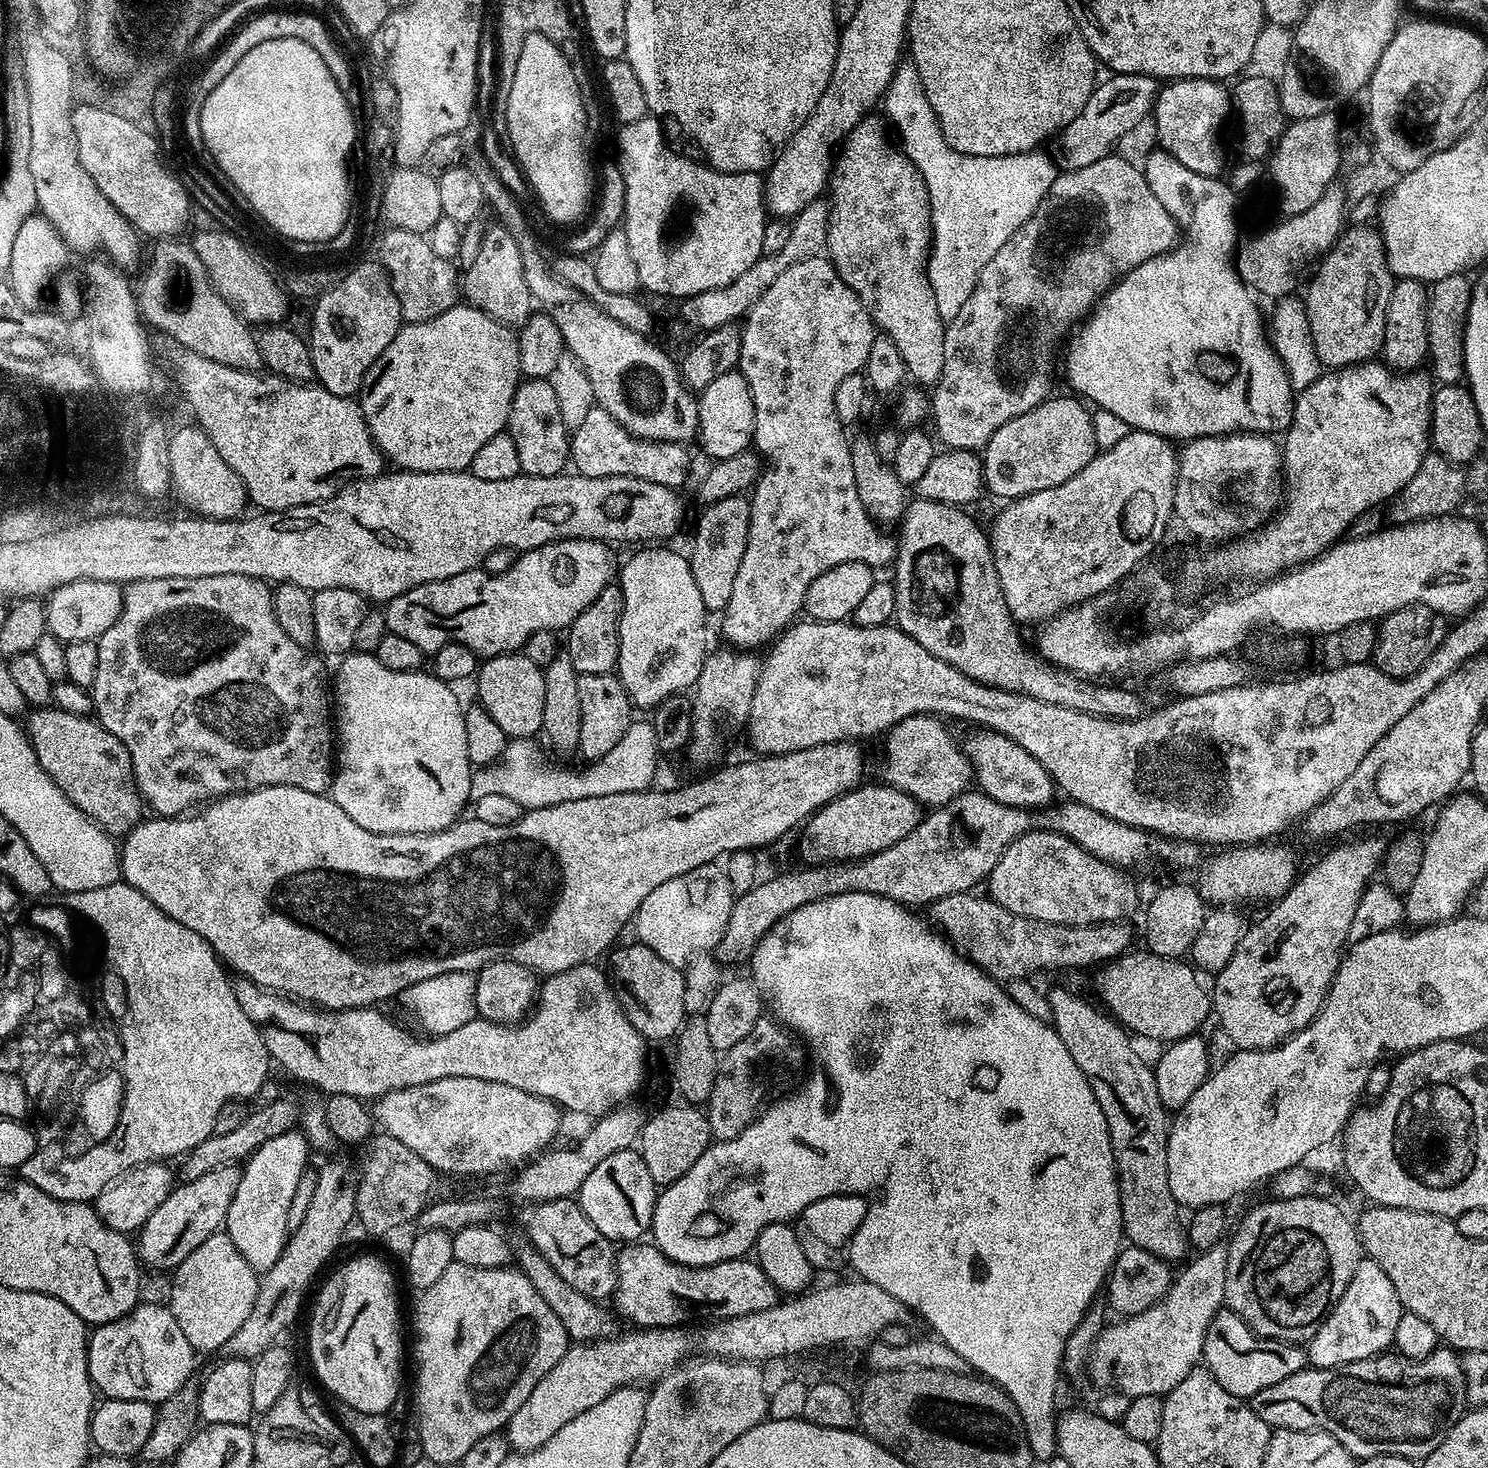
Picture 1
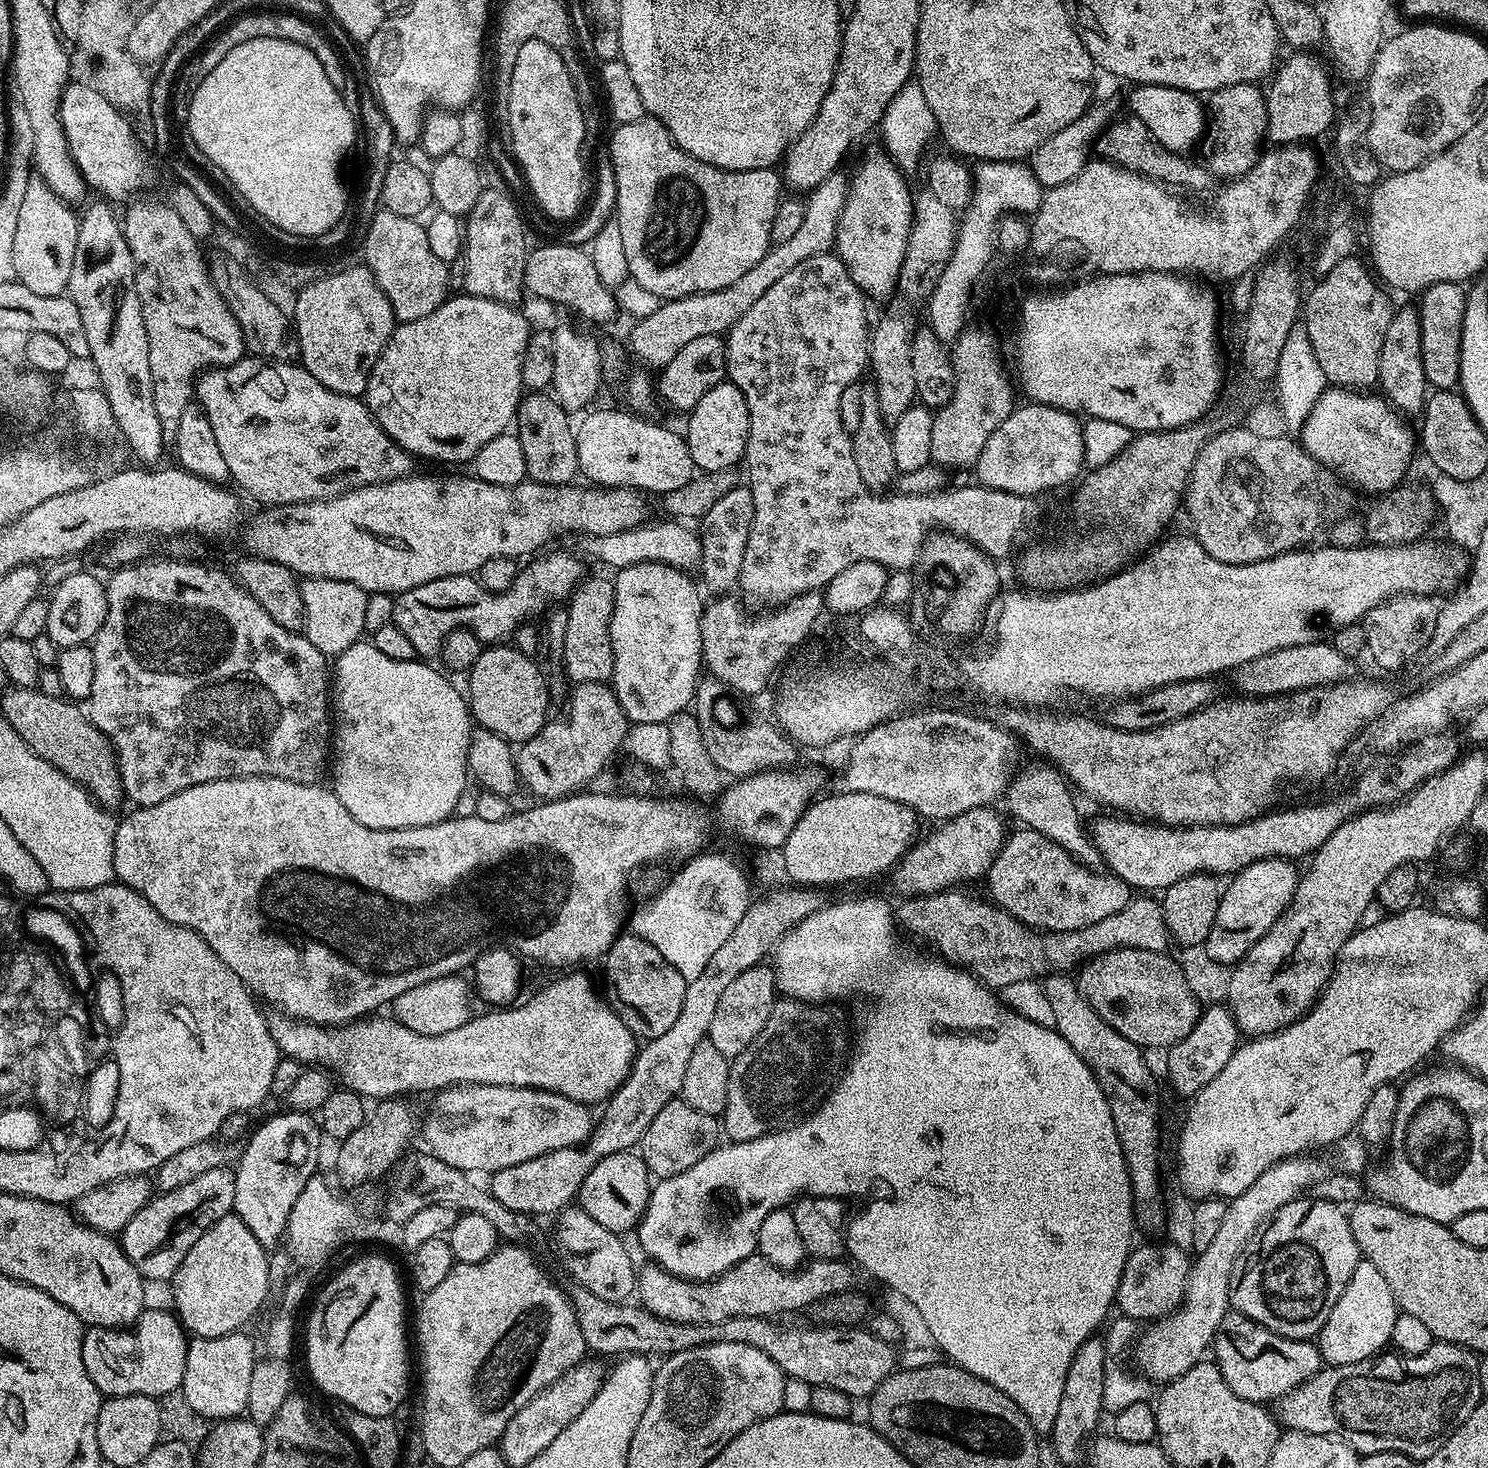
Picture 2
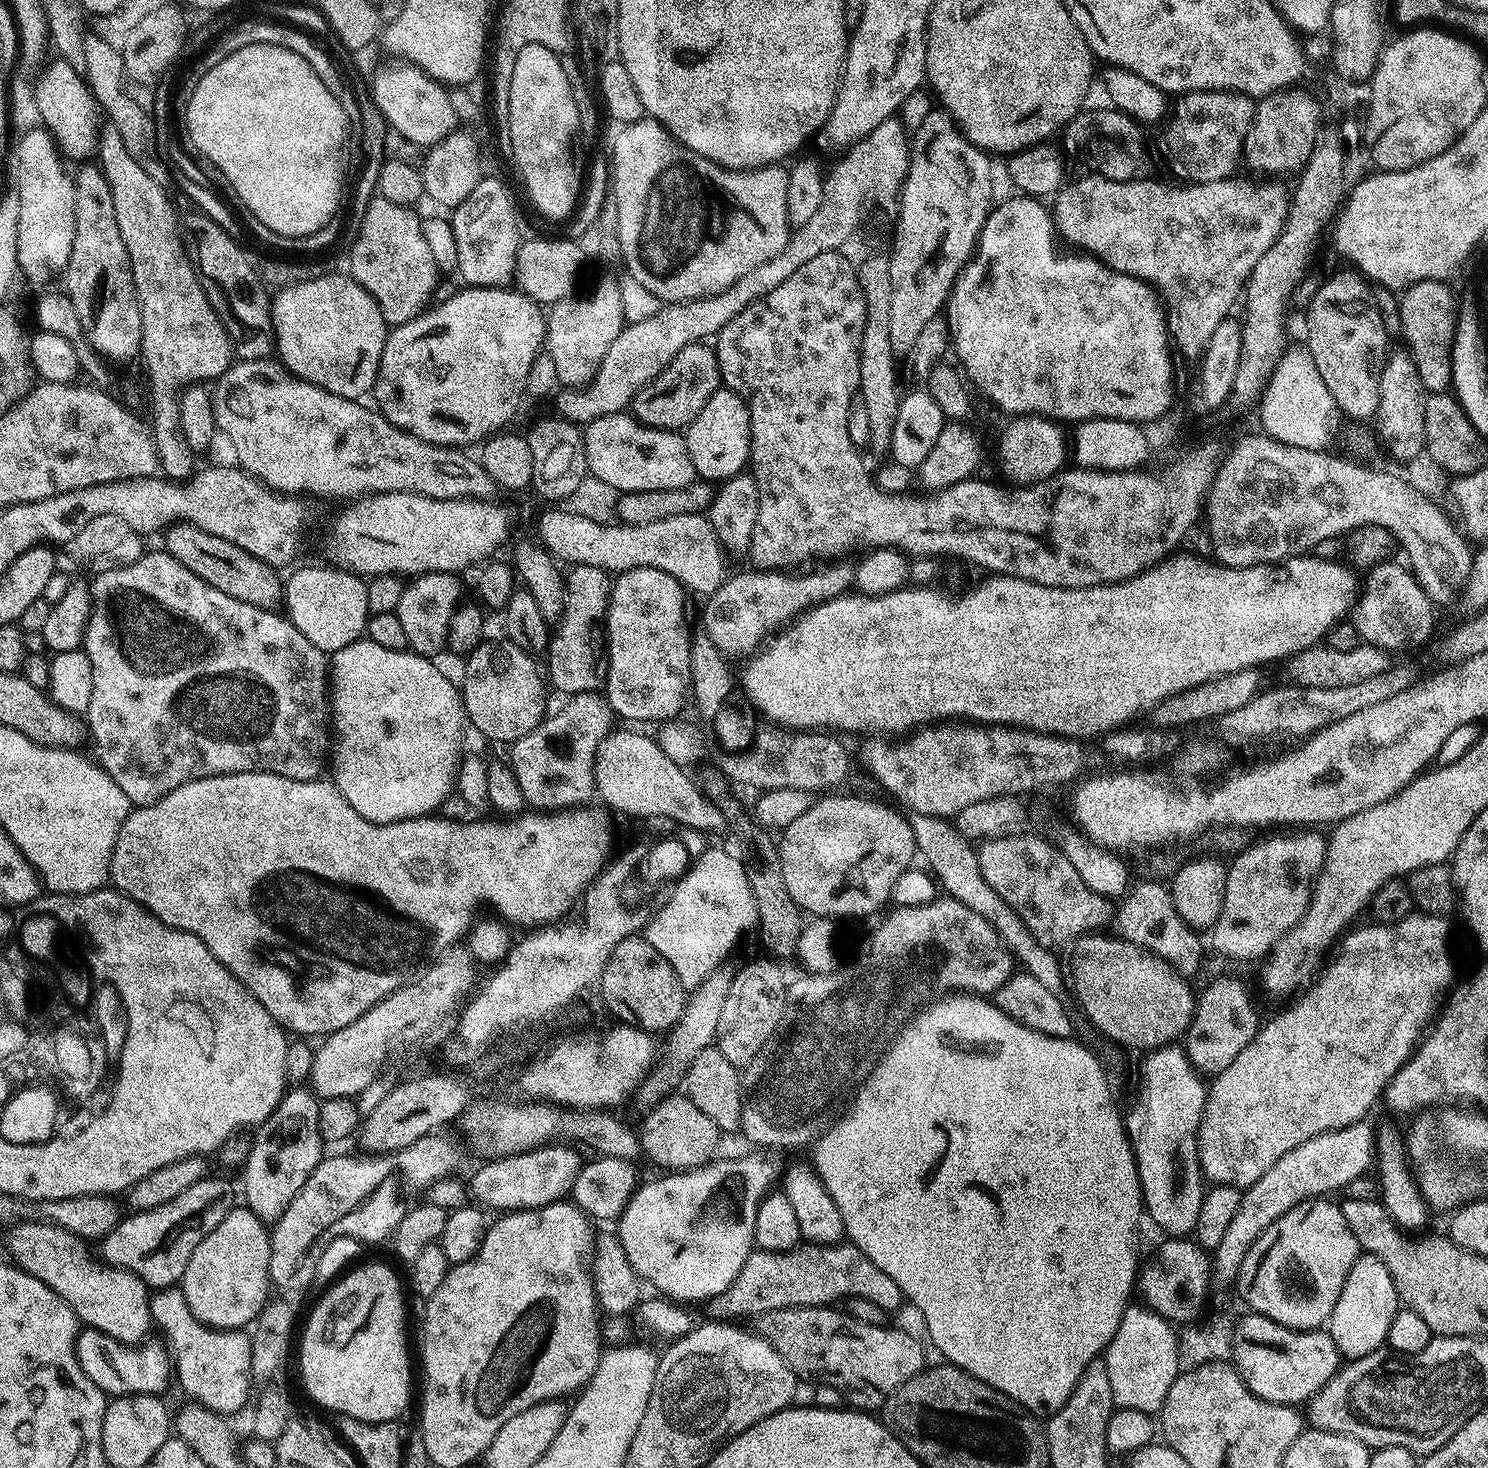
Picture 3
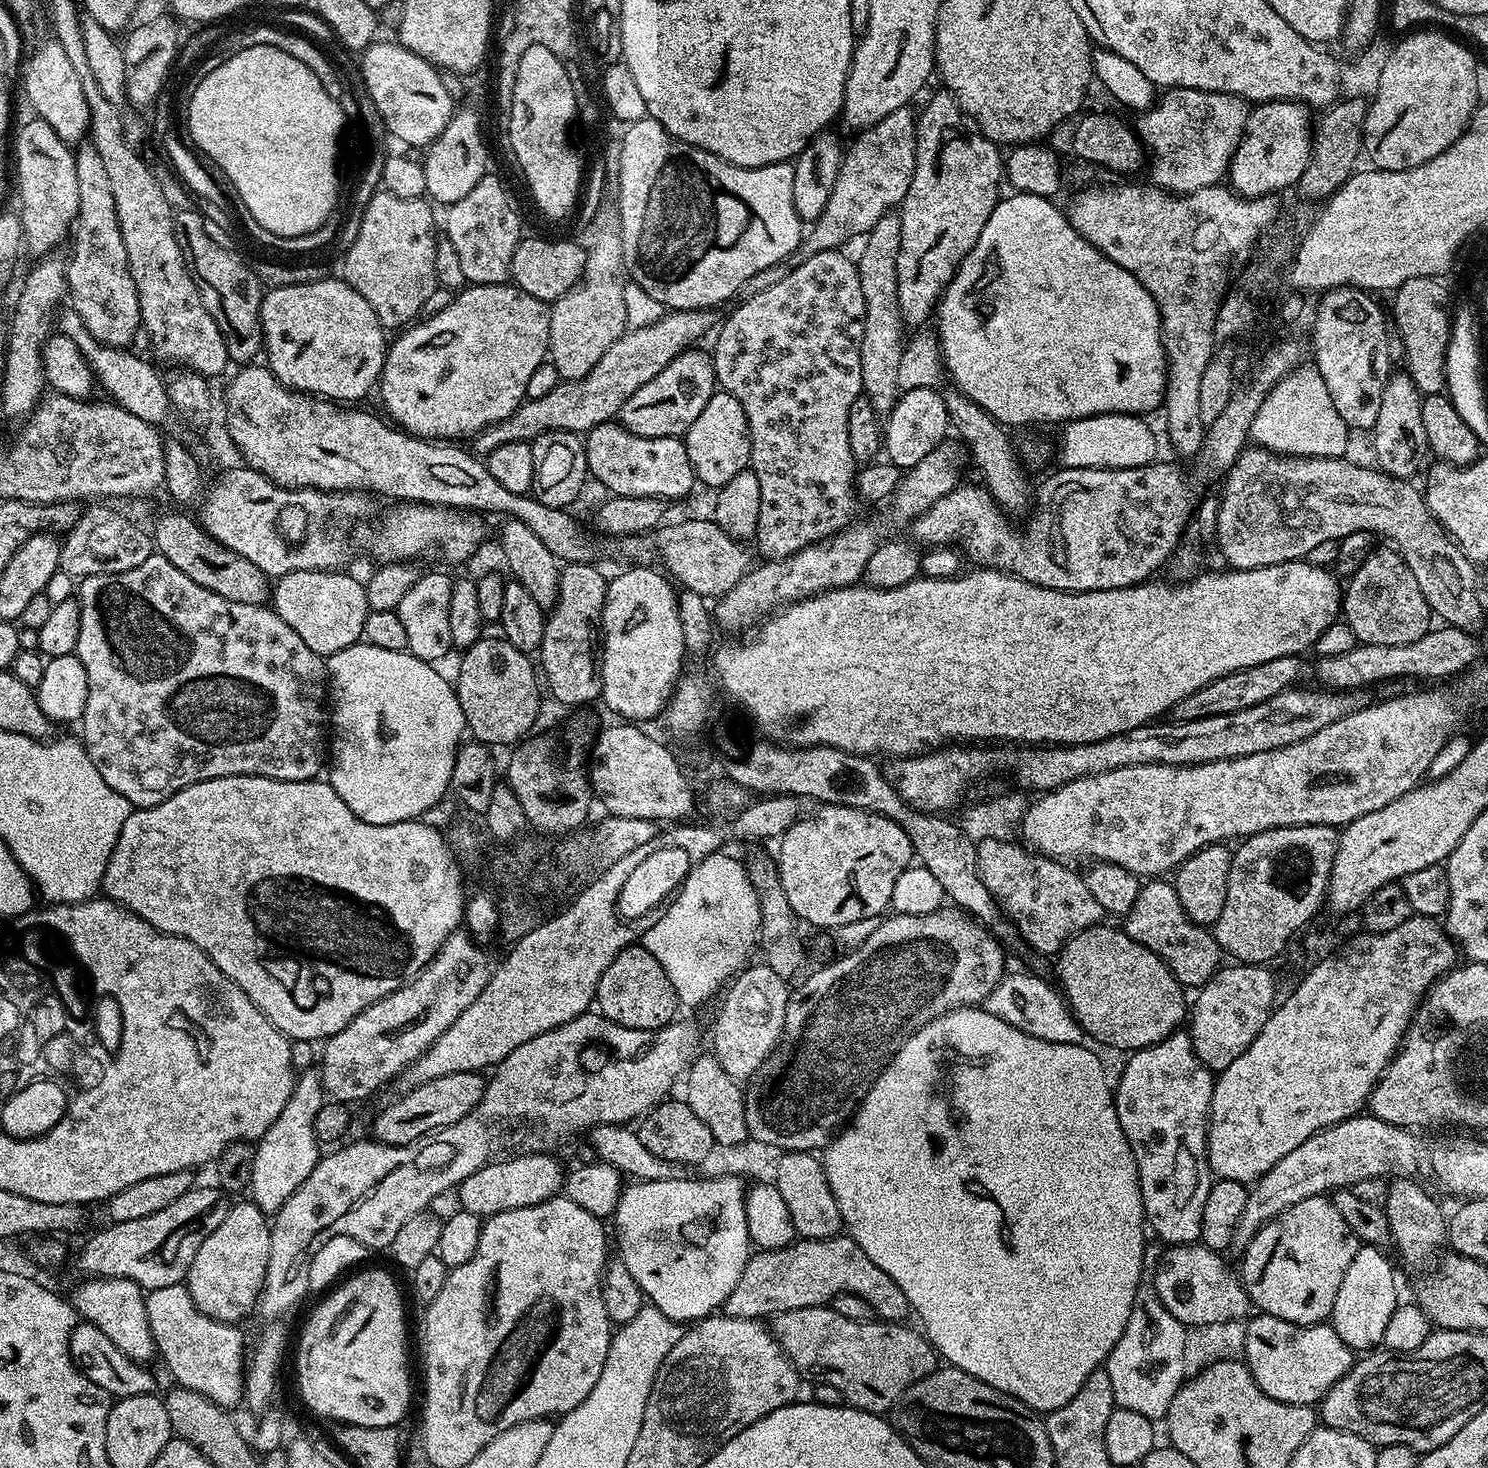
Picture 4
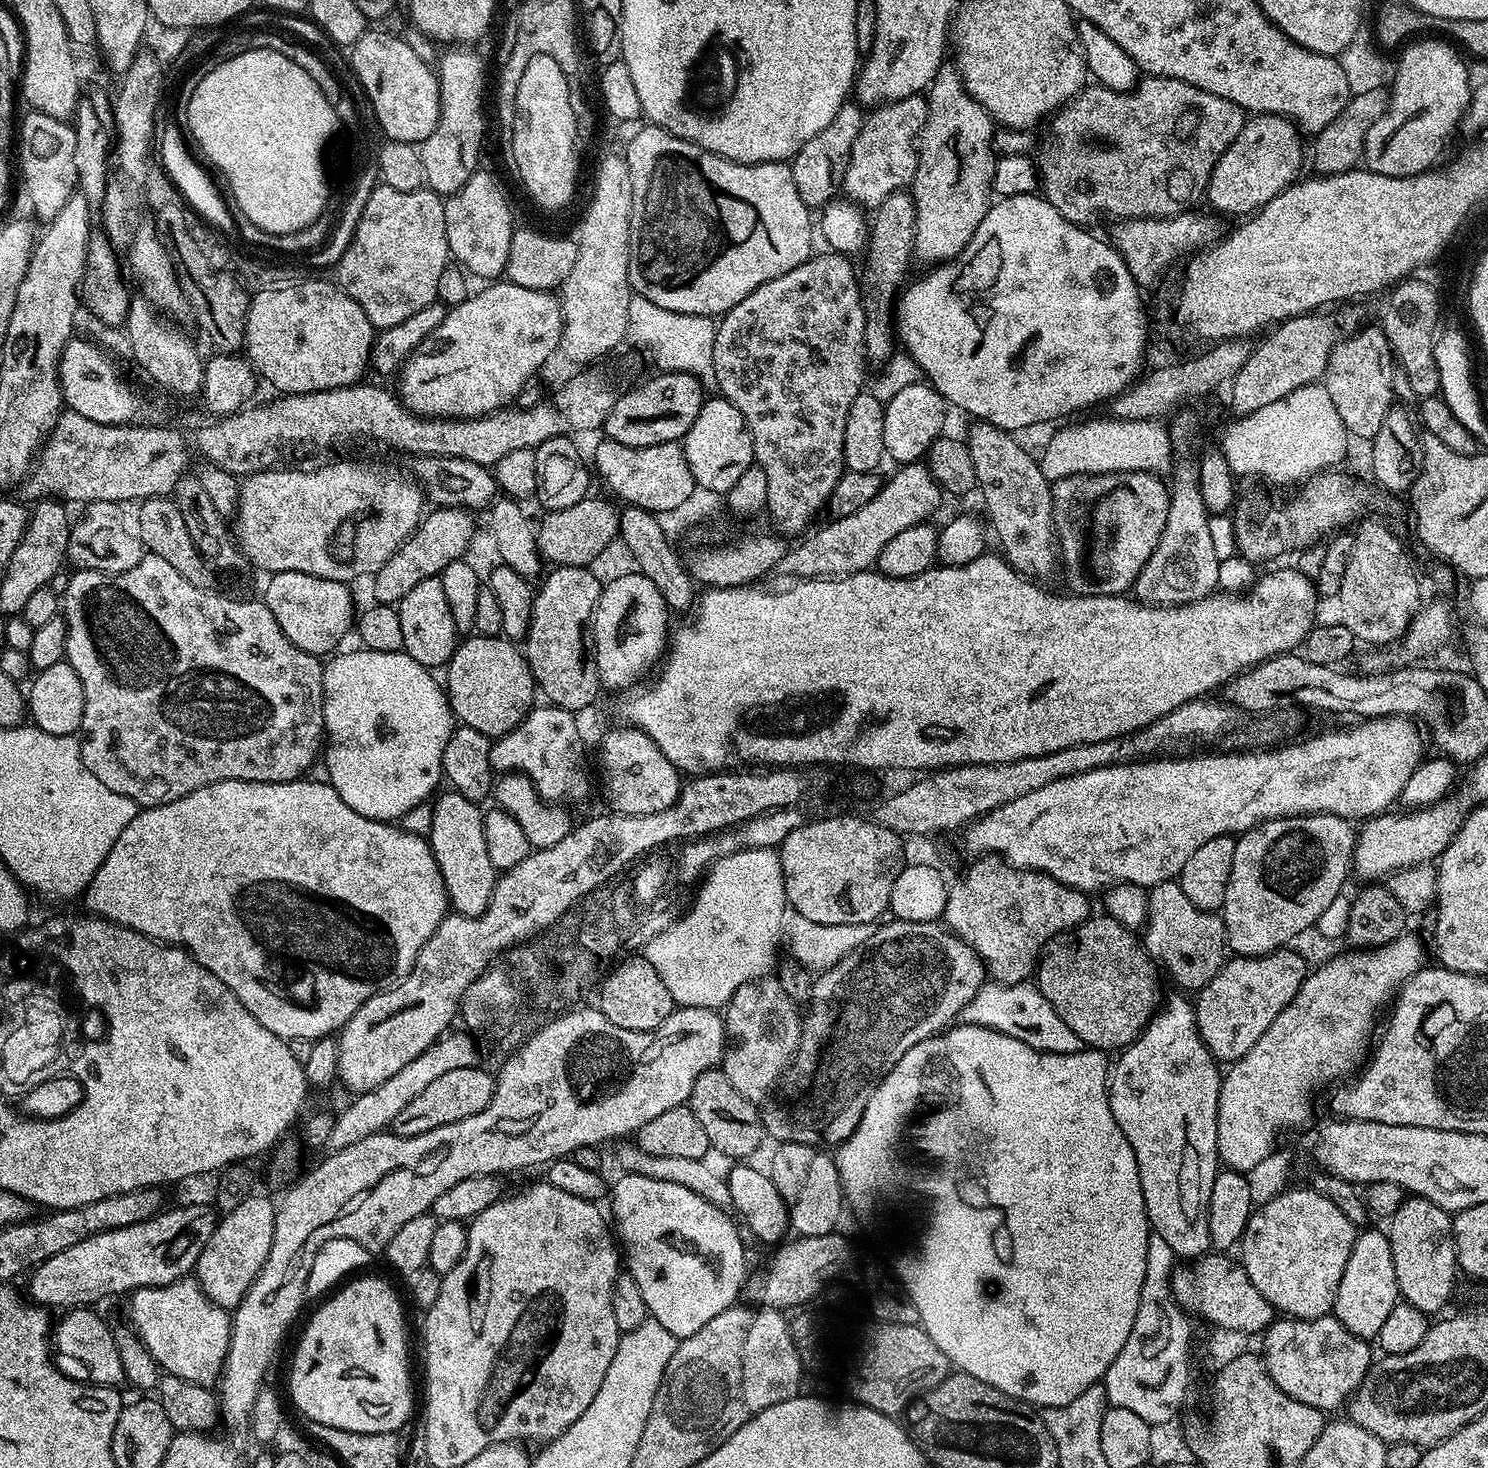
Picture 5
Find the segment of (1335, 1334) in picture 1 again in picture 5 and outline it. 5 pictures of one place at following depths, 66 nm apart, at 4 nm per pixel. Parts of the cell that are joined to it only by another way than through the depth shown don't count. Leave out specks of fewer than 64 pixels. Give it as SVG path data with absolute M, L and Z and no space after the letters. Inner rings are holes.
M1369 1227L1369 1232L1361 1231L1354 1242L1354 1250L1350 1250L1350 1262L1346 1262L1346 1271L1342 1273L1342 1282L1338 1282L1338 1294L1332 1307L1336 1320L1346 1326L1346 1330L1355 1336L1361 1336L1363 1340L1371 1341L1382 1330L1382 1325L1386 1323L1386 1317L1390 1310L1401 1299L1398 1290L1398 1282L1394 1278L1394 1258L1390 1250L1387 1231Z

